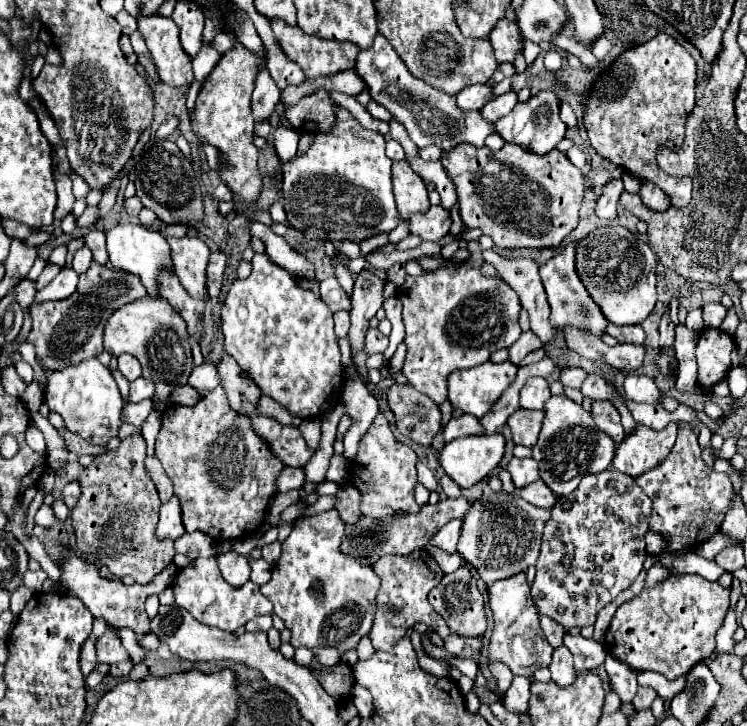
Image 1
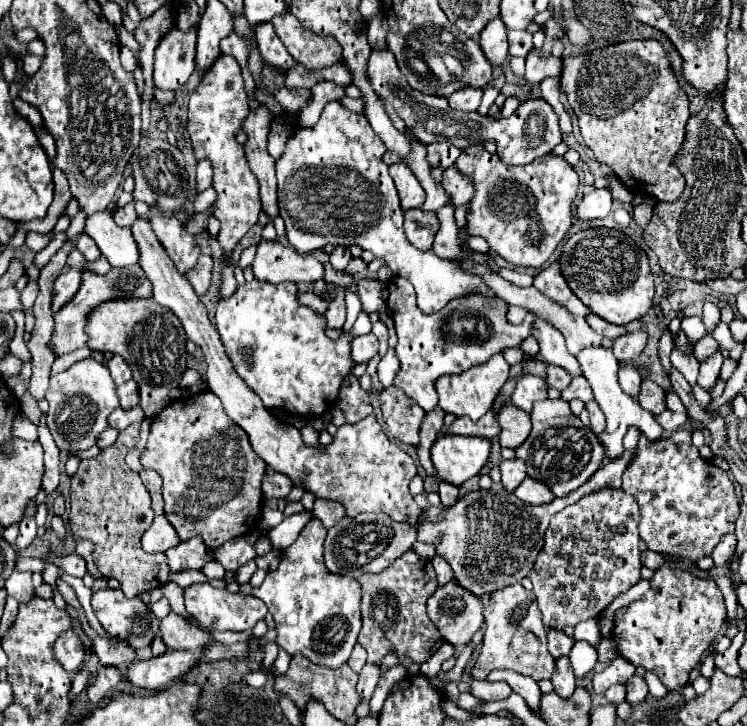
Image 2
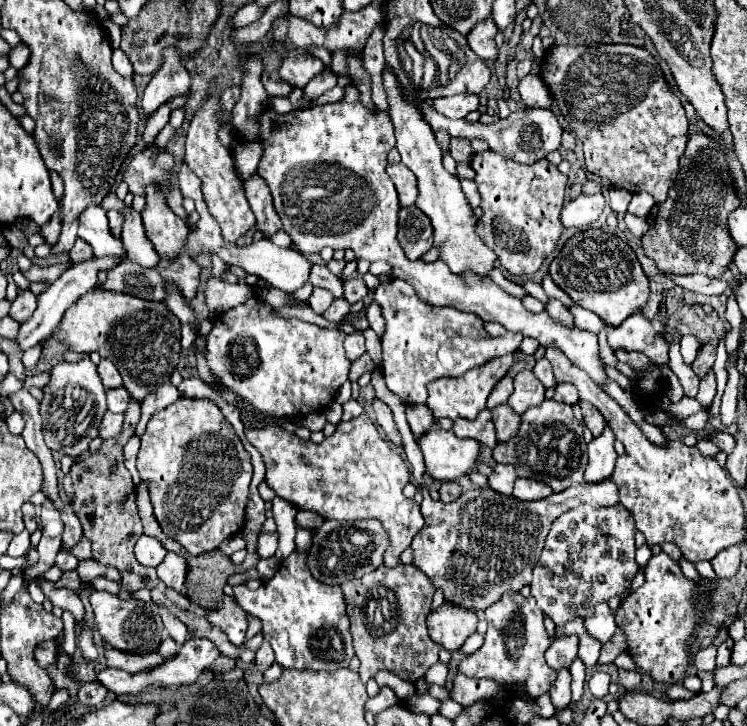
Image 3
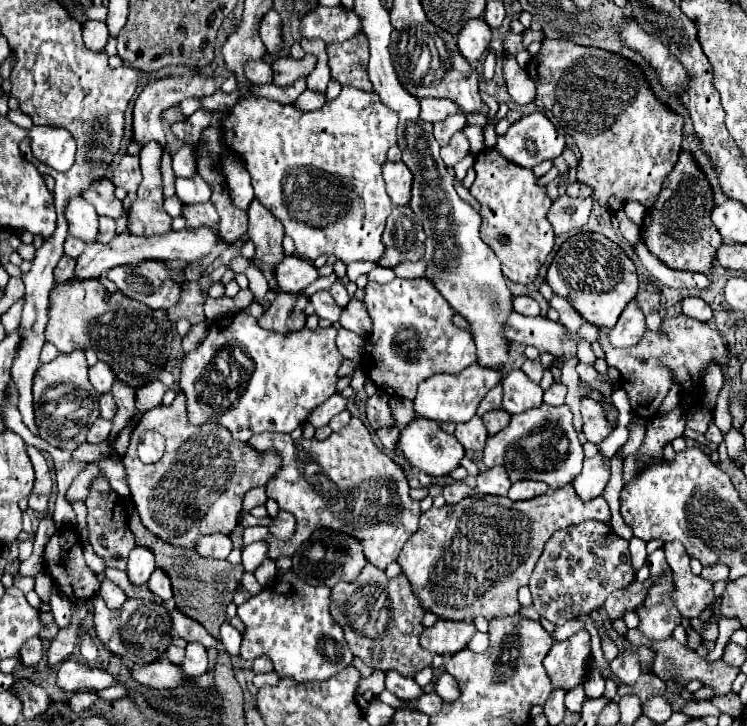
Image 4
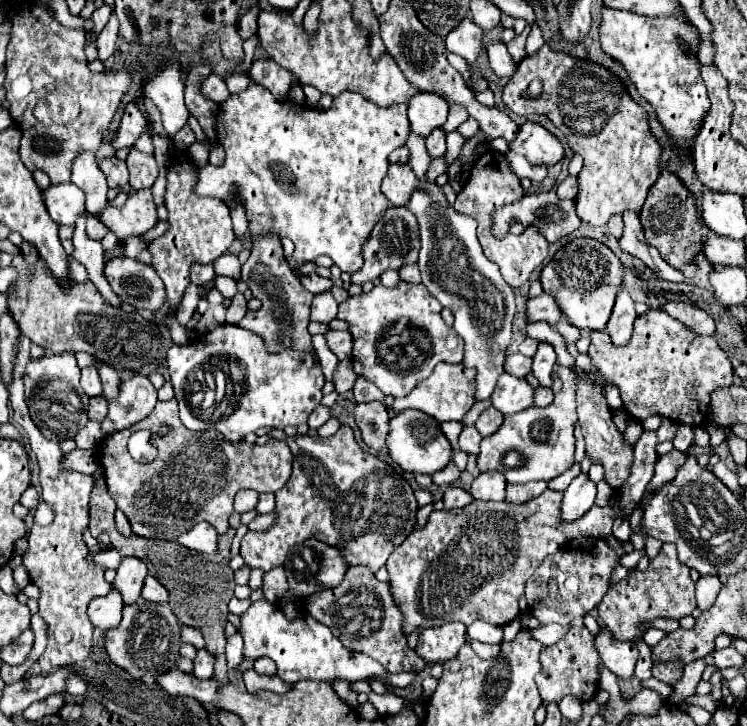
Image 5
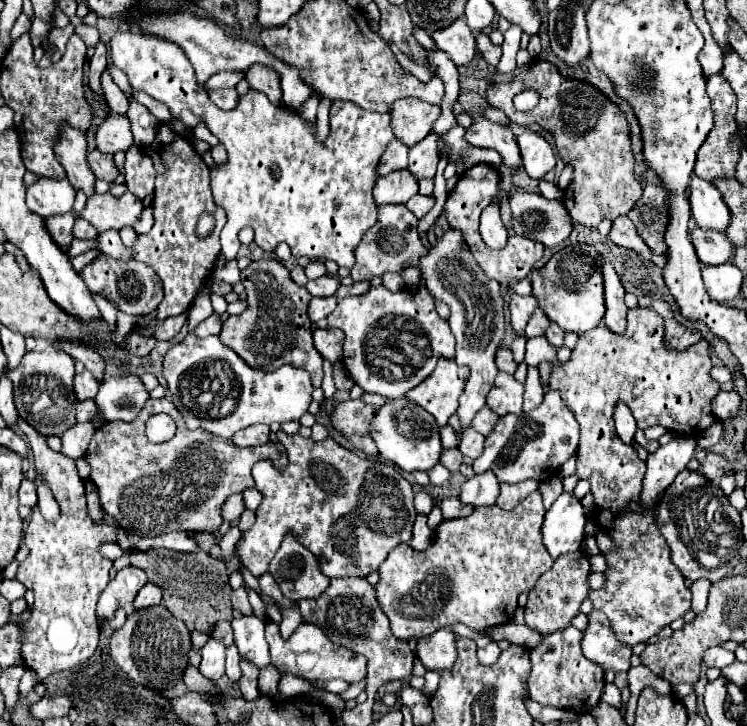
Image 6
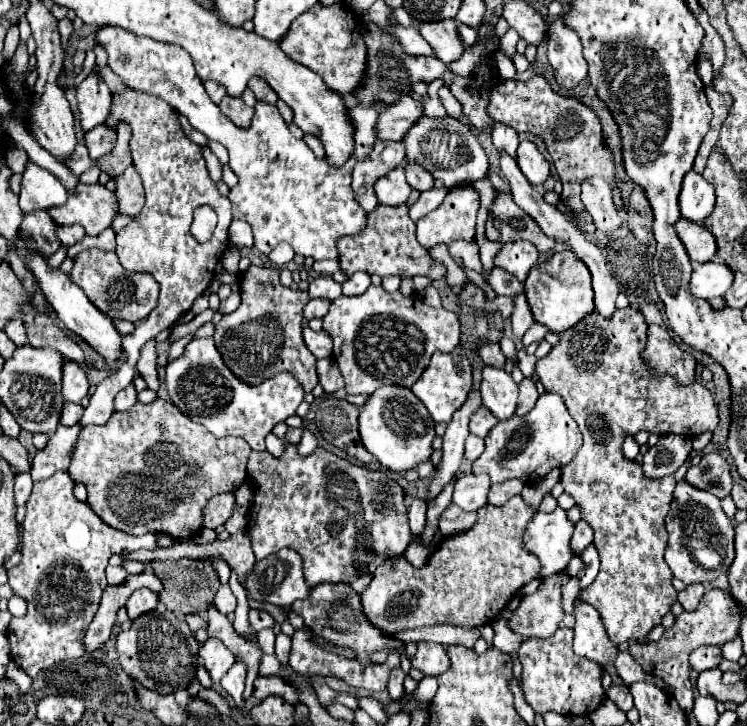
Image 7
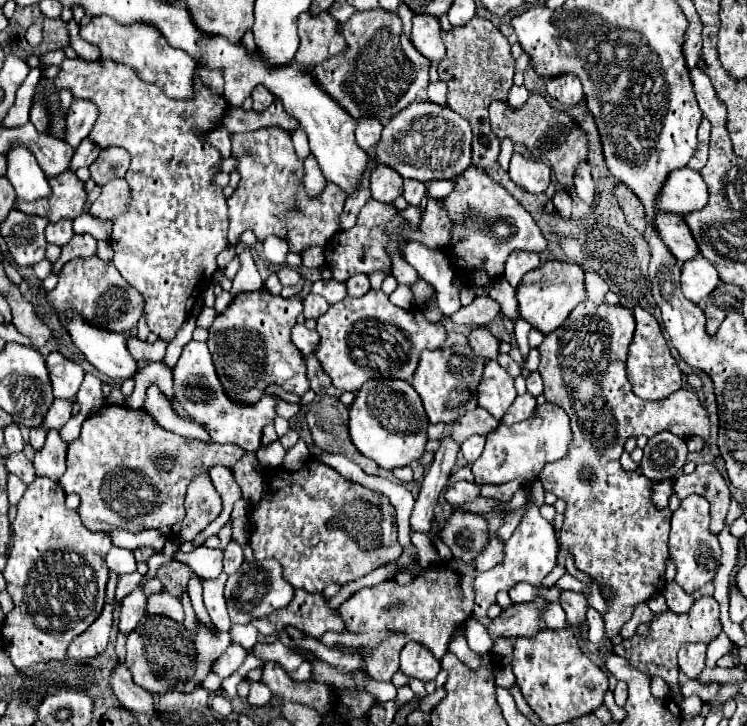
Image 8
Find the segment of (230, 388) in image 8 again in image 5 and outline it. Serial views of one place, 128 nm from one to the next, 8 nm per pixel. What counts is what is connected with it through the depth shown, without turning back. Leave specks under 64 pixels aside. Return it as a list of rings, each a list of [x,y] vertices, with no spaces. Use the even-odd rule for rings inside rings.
[[[274,234],[254,236],[252,242],[254,248],[250,258],[242,266],[242,278],[248,284],[252,296],[260,300],[262,306],[256,312],[248,312],[240,322],[236,322],[236,326],[260,334],[268,352],[282,352],[284,348],[296,348],[314,354],[312,336],[308,334],[310,304],[314,296],[308,290],[304,290],[300,280],[294,276],[292,268],[288,266],[278,236]]]

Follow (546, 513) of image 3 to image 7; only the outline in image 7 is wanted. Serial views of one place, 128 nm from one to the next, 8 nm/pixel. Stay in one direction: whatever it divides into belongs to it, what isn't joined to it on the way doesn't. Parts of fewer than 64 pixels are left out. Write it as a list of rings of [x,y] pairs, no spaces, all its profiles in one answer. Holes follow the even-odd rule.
[[[514,496],[504,506],[486,504],[478,510],[478,522],[472,530],[444,538],[440,546],[430,554],[430,560],[422,568],[412,568],[404,556],[386,560],[374,574],[370,586],[360,594],[364,616],[376,624],[376,628],[384,632],[434,626],[434,624],[452,624],[462,628],[476,628],[482,622],[490,622],[486,618],[496,618],[508,600],[530,580],[540,576],[540,562],[536,556],[524,550],[522,532],[528,520],[534,516],[520,496]]]

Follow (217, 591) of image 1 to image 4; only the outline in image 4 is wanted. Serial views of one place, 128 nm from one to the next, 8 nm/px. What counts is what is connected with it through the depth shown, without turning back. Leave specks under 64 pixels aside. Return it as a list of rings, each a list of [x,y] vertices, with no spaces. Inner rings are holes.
[[[228,622],[222,624],[220,634],[222,634],[222,646],[228,650],[228,654],[230,654],[230,656],[238,656],[238,654],[240,654],[242,634],[240,634],[236,628],[232,628]]]

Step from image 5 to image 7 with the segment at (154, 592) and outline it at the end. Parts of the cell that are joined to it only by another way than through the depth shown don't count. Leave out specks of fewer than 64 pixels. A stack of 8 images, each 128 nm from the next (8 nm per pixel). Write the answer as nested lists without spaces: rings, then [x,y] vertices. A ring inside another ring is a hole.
[[[138,588],[126,602],[126,610],[128,610],[128,618],[136,620],[138,616],[142,616],[144,612],[152,612],[158,604],[158,598],[152,590],[148,588]]]

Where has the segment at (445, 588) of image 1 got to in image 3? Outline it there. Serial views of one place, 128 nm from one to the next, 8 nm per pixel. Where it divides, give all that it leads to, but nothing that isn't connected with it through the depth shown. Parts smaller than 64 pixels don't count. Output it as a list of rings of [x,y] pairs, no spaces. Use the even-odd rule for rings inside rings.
[[[442,604],[428,616],[428,634],[438,646],[454,652],[460,650],[466,638],[476,632],[476,624],[476,612],[452,604]]]

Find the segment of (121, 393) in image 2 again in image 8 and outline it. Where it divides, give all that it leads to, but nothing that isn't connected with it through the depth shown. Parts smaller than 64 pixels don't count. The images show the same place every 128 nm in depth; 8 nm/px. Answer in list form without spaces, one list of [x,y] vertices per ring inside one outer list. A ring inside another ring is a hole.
[[[54,400],[52,408],[48,408],[48,412],[44,414],[44,428],[60,430],[72,416],[72,404],[72,400]]]

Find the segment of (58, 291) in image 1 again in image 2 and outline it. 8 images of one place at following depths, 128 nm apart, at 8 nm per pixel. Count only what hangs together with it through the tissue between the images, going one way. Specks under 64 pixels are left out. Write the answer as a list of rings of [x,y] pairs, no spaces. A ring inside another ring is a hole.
[[[66,270],[56,278],[52,290],[52,312],[58,312],[64,304],[68,304],[74,298],[74,294],[80,288],[80,282],[82,274],[78,270]]]

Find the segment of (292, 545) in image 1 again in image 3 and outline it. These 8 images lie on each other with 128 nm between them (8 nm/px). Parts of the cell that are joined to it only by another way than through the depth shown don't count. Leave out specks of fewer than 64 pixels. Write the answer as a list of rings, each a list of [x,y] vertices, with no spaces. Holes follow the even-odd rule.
[[[290,554],[286,560],[282,560],[280,570],[272,580],[262,582],[258,590],[248,590],[242,584],[234,586],[234,594],[238,598],[238,604],[252,616],[262,620],[262,636],[270,642],[276,662],[284,670],[338,670],[348,668],[350,660],[354,658],[352,648],[352,636],[350,636],[350,622],[346,616],[346,602],[340,586],[326,586],[312,578],[310,570],[306,568],[306,554]]]

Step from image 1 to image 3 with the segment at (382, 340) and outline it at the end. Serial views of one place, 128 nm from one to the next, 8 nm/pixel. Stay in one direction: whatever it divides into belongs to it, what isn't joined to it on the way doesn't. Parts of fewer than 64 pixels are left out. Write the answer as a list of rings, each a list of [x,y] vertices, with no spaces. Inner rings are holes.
[[[352,332],[352,334],[348,334],[346,340],[344,340],[344,350],[346,350],[348,360],[356,360],[356,358],[360,358],[360,356],[366,352],[362,332]]]

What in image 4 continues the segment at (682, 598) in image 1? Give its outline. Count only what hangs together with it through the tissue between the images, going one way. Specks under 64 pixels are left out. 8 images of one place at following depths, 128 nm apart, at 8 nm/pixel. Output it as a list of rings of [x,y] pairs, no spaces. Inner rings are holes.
[[[660,548],[660,550],[652,552],[646,558],[646,564],[650,568],[650,576],[654,578],[654,584],[650,586],[650,592],[638,610],[640,630],[648,638],[666,640],[672,636],[674,628],[680,624],[682,618],[670,600],[672,578],[668,572],[664,550]]]

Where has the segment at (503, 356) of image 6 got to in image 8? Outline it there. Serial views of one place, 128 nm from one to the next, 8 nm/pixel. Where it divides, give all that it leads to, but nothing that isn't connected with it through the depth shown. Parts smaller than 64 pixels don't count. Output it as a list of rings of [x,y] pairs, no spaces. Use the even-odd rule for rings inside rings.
[[[488,326],[474,328],[466,338],[468,338],[470,348],[476,354],[480,354],[480,356],[484,356],[488,360],[496,360],[498,358],[498,340],[492,336]]]

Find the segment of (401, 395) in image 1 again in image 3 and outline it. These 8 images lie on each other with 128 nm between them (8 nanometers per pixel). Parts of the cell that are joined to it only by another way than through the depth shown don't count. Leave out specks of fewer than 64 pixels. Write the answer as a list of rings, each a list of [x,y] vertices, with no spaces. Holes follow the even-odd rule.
[[[374,400],[372,406],[374,406],[376,422],[378,422],[378,426],[384,430],[384,434],[390,438],[390,442],[396,444],[396,446],[402,446],[402,438],[400,438],[400,432],[398,432],[398,428],[396,428],[394,420],[392,420],[390,408],[388,408],[384,402],[380,402],[380,400]]]

